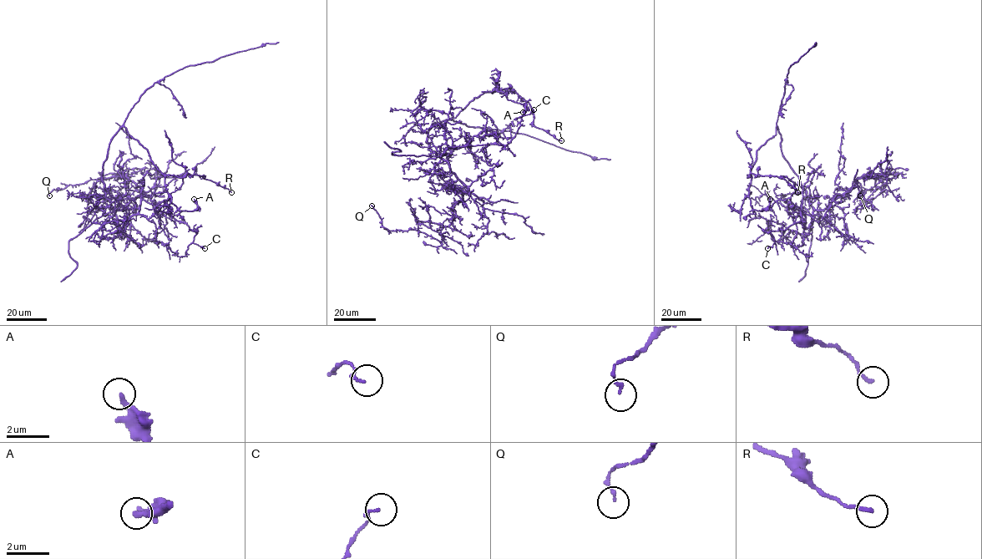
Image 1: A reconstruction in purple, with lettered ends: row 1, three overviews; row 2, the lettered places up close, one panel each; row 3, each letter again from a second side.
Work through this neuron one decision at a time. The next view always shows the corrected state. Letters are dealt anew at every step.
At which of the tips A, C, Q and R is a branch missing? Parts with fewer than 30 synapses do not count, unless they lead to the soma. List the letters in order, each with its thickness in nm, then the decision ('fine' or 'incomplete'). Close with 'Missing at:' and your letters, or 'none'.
A: 260 nm thick; fine
C: 160 nm thick; fine
Q: 120 nm thick; fine
R: 170 nm thick; fine
Missing at: none

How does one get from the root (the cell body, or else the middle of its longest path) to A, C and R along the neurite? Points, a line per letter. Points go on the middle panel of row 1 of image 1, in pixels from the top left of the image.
A: (427, 136), (434, 123), (454, 118), (474, 98), (493, 89), (523, 104), (527, 109), (523, 112)
C: (427, 136), (439, 156), (466, 144), (504, 145), (523, 114), (534, 109)
R: (427, 136), (434, 123), (454, 118), (484, 92), (511, 88), (533, 109), (533, 124), (561, 140)

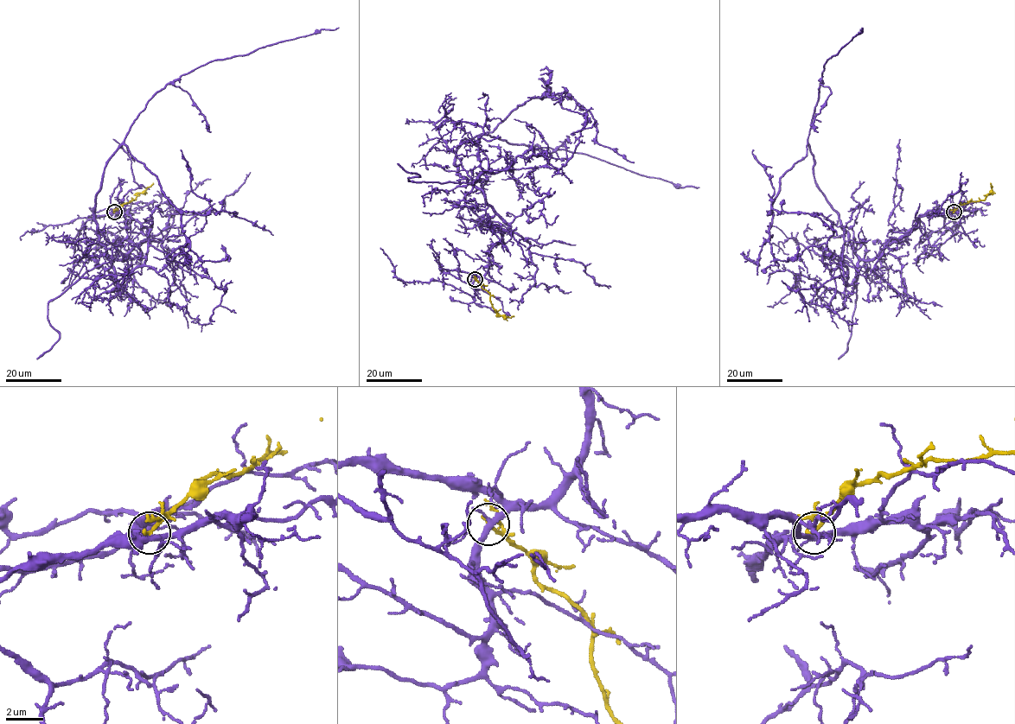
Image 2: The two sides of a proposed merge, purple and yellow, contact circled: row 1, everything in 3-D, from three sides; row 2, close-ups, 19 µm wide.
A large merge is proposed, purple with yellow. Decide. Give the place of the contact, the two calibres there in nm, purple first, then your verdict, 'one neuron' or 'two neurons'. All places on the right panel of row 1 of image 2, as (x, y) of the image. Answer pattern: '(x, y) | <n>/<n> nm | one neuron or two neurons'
(954, 212) | 280/220 nm | two neurons

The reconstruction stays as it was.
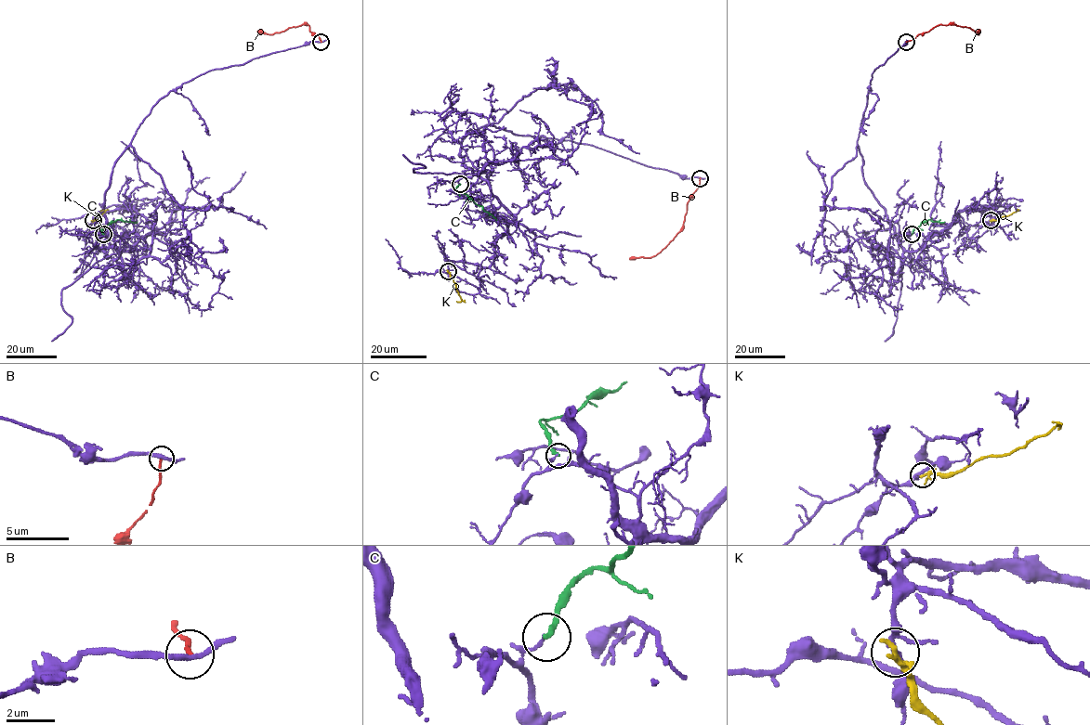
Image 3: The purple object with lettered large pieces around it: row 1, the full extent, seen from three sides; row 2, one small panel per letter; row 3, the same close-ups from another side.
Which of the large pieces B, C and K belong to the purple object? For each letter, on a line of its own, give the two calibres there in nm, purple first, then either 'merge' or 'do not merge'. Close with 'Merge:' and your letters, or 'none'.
B: 240/190 nm | do not merge
C: 140/240 nm | do not merge
K: 190/220 nm | do not merge
Merge: none

